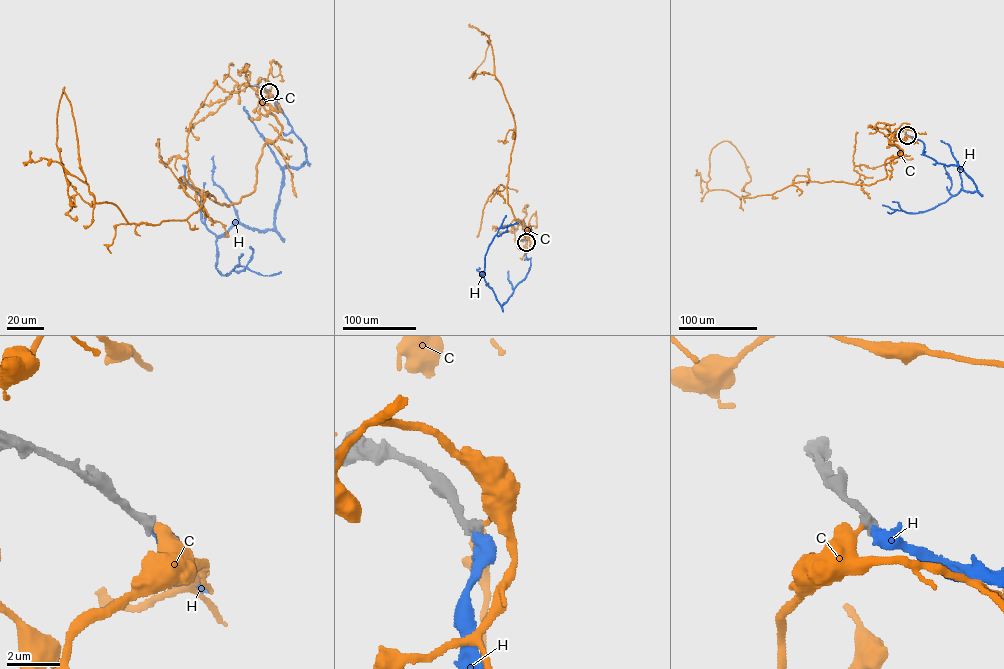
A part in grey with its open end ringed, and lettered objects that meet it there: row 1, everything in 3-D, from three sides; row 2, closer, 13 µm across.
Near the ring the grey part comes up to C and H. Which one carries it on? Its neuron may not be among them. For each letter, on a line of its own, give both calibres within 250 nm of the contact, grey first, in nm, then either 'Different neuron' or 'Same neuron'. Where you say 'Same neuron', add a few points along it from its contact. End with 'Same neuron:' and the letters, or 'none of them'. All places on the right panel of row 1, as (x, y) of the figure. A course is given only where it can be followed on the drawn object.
C: Thickness 400 nm (grey) against 360 nm. Different neuron
H: Thickness 400 nm (grey) against 360 nm. Same neuron. Its course: (907, 135), (922, 141), (923, 153), (937, 163), (959, 166), (977, 191), (961, 189), (925, 211), (887, 211)
Same neuron: H

